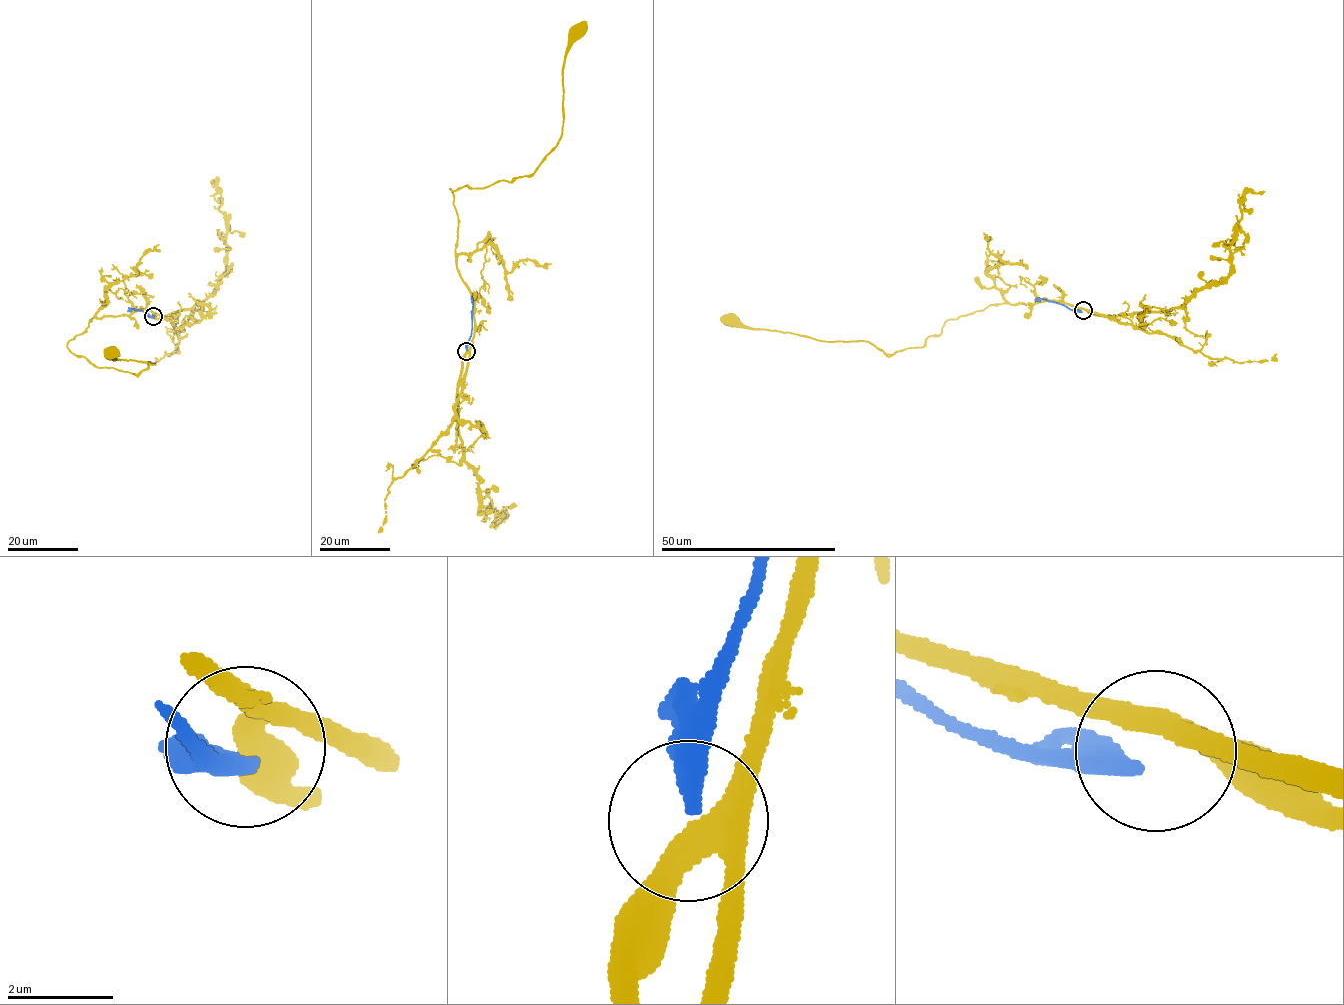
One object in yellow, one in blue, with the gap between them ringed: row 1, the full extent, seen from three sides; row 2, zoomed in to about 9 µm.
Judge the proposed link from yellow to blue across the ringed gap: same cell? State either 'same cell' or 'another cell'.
another cell

